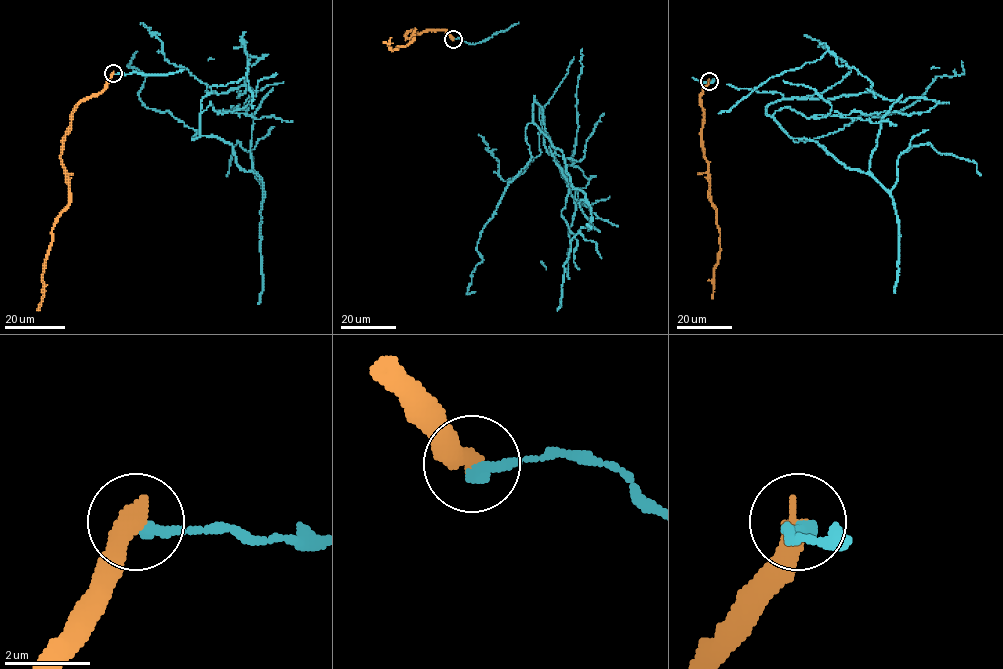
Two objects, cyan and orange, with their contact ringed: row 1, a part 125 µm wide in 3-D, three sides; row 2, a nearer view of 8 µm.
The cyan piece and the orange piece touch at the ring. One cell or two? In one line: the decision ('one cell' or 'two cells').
two cells

